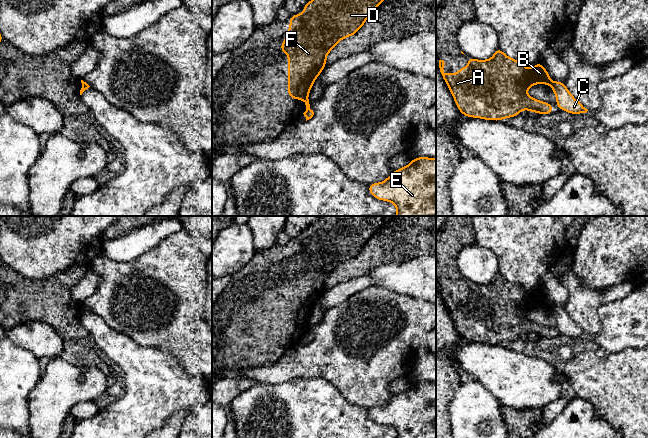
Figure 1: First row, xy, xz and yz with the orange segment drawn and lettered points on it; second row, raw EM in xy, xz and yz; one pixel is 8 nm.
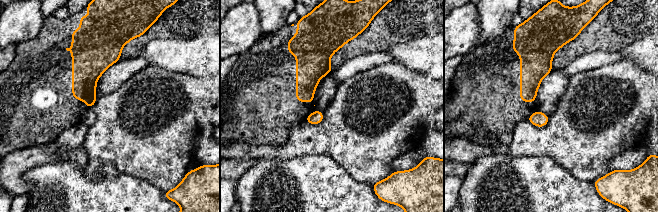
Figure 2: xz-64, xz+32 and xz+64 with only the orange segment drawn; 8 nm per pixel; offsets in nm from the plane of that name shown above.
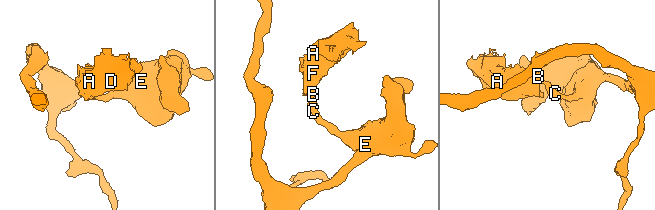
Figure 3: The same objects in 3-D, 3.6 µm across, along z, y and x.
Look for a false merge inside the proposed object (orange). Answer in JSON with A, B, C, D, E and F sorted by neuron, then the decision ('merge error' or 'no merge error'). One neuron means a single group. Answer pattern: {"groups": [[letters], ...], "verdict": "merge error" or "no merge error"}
{"groups": [["A", "B", "D", "F"], ["C", "E"]], "verdict": "merge error"}

